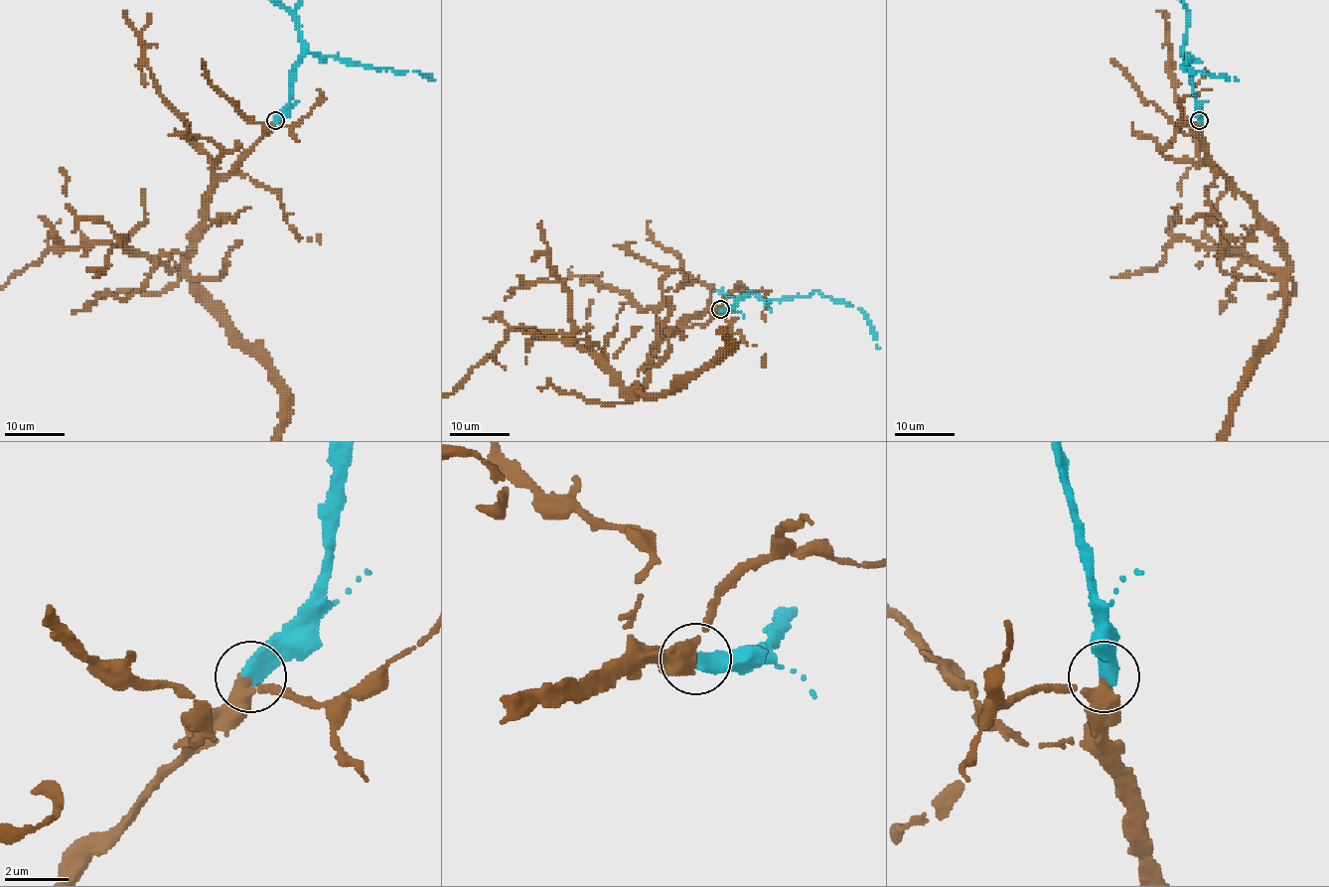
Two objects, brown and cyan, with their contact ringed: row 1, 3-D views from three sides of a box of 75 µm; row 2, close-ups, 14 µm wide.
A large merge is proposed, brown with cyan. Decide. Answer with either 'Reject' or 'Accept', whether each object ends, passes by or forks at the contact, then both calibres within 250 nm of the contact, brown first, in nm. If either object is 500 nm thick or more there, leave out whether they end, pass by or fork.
Accept. At the ring brown passes by. At the ring cyan ends. Thickness 320 nm (brown) against 360 nm

